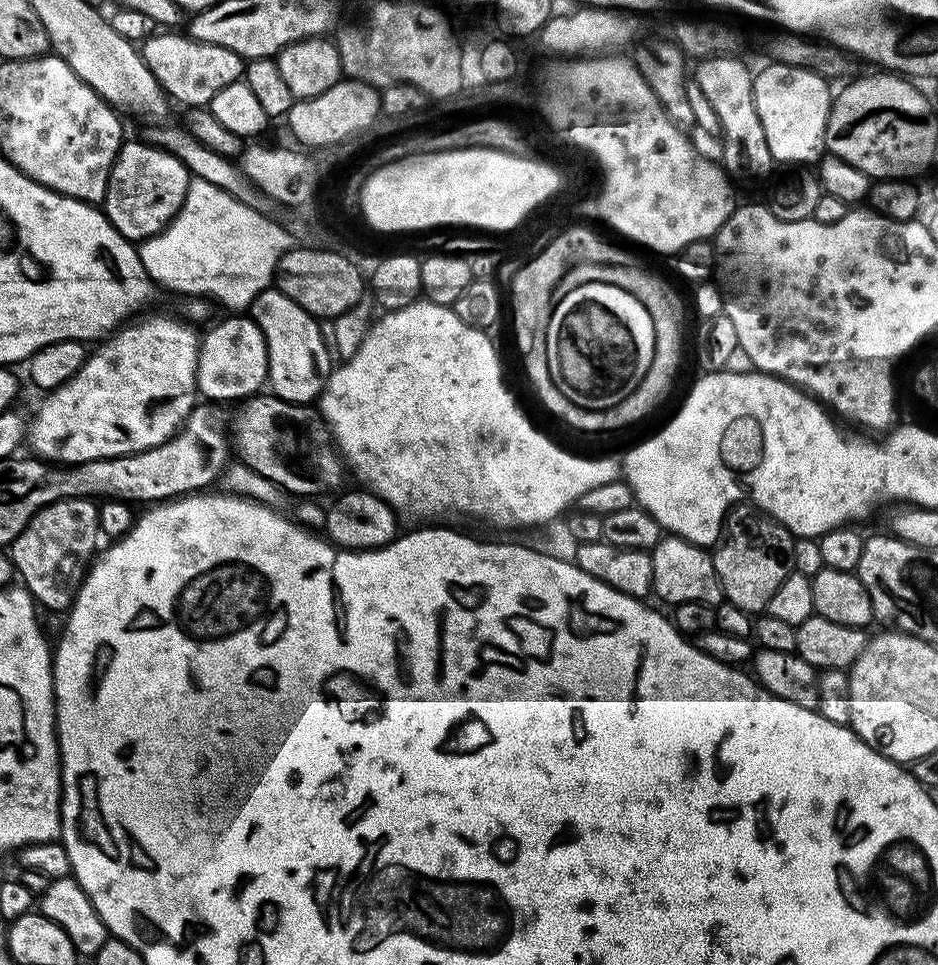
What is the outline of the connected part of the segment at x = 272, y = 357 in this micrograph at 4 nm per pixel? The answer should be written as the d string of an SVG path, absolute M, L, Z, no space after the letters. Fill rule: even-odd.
M269 286L258 294L248 314L262 330L267 346L267 385L273 395L295 404L313 403L324 391L324 384L332 369L330 354L320 330L317 317L302 310L293 299L279 289Z

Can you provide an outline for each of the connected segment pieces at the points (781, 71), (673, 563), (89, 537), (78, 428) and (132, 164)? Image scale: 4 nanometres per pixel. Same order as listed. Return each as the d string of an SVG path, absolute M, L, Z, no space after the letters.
M768 62L761 72L757 71L753 75L752 85L754 106L758 110L758 118L762 118L762 130L766 130L766 146L770 146L773 161L780 163L781 160L780 164L784 166L808 166L812 164L811 160L819 161L826 148L826 122L830 118L834 99L833 89L828 89L831 88L829 81L805 68Z
M661 535L658 543L650 549L654 566L654 582L652 592L669 606L694 602L720 606L725 603L724 591L720 585L718 574L714 570L711 551L699 544L691 544L680 536Z
M75 496L69 500L56 500L38 510L22 534L14 538L10 545L10 559L15 575L24 579L21 580L23 587L28 589L41 609L53 608L61 613L71 609L80 584L93 563L97 551L96 536L100 535L97 505L91 499Z
M143 316L125 323L119 331L109 335L99 345L101 348L93 356L91 353L65 384L51 389L45 395L48 397L37 410L36 417L31 417L26 435L27 446L36 451L33 453L39 459L60 466L71 466L102 458L129 456L132 452L158 446L180 431L198 403L196 367L200 357L201 337L198 332L196 336L192 329L195 327L183 319Z
M125 142L112 167L108 189L102 201L102 211L126 239L148 240L166 228L178 214L186 198L190 173L178 158L155 144Z

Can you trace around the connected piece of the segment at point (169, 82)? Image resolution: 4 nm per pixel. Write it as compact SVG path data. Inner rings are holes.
M153 34L143 41L142 55L146 66L154 74L160 87L173 101L188 108L203 108L211 105L218 90L237 83L246 71L244 57L226 50L226 46L214 46L201 40L194 40L187 34ZM176 99L176 100L175 100Z

